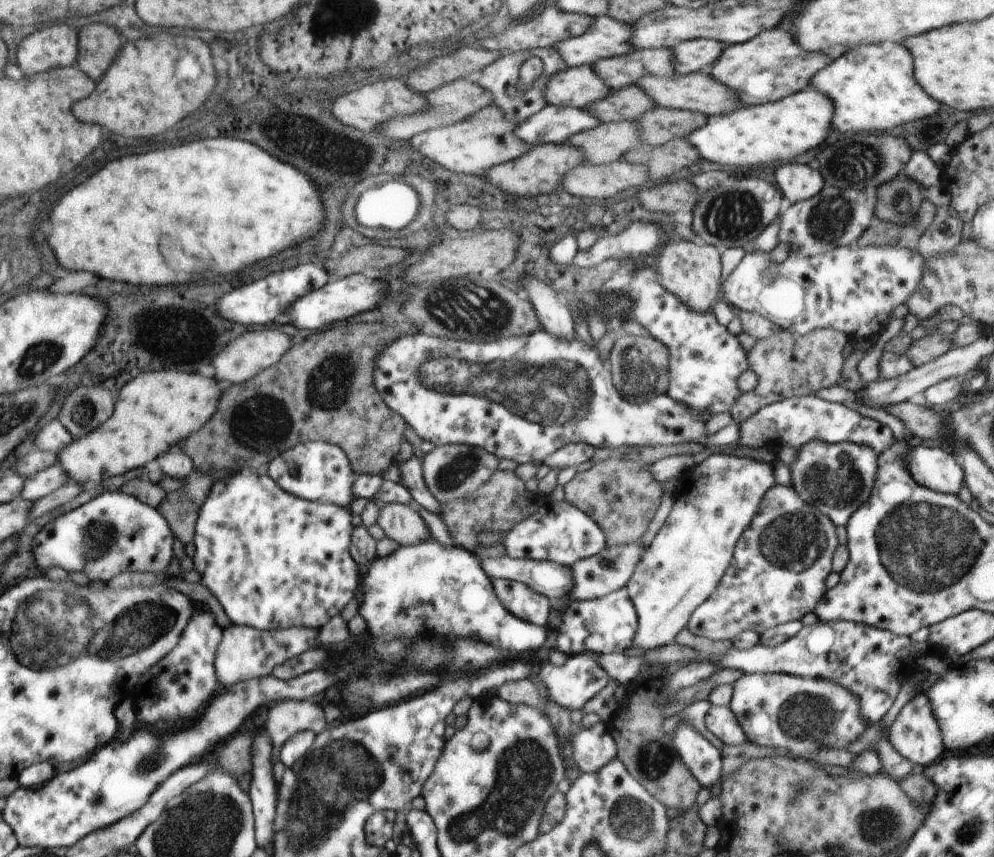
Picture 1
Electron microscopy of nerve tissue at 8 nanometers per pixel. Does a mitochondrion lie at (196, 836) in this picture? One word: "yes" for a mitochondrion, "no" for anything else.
yes

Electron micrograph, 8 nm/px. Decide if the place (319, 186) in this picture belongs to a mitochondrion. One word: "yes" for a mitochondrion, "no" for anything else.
no

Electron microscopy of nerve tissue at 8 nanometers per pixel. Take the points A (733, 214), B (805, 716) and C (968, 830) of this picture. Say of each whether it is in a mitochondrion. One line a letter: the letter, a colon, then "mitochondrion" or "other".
A: mitochondrion
B: mitochondrion
C: mitochondrion

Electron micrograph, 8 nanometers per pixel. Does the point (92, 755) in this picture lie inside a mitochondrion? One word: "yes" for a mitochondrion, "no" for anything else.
no

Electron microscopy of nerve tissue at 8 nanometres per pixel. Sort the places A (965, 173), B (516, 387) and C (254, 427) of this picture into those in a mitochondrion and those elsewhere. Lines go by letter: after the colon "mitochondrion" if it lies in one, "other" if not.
A: other
B: mitochondrion
C: mitochondrion

